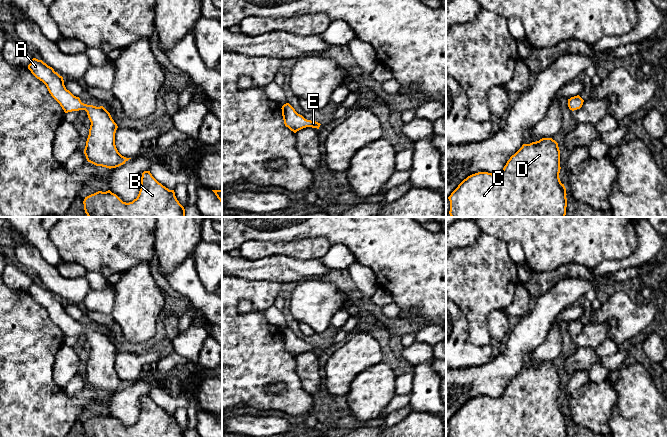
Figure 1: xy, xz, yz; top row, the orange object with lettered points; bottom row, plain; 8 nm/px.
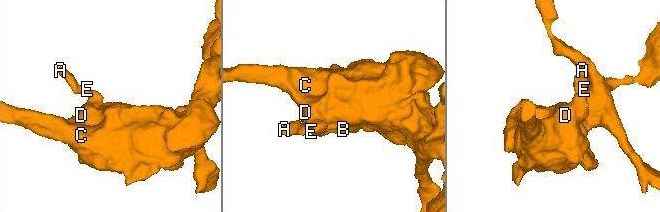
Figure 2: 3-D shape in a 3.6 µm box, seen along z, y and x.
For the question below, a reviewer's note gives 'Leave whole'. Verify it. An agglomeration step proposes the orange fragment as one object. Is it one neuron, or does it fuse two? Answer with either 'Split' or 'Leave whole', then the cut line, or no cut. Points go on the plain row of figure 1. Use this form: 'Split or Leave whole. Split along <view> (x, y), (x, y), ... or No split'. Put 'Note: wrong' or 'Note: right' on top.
Note: right
Leave whole. No split

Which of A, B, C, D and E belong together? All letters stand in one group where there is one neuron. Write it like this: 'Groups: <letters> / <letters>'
Groups: A B C D E

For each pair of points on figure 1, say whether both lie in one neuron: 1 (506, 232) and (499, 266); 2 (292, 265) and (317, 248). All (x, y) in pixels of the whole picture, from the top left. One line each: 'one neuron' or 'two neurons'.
1: two neurons
2: two neurons

